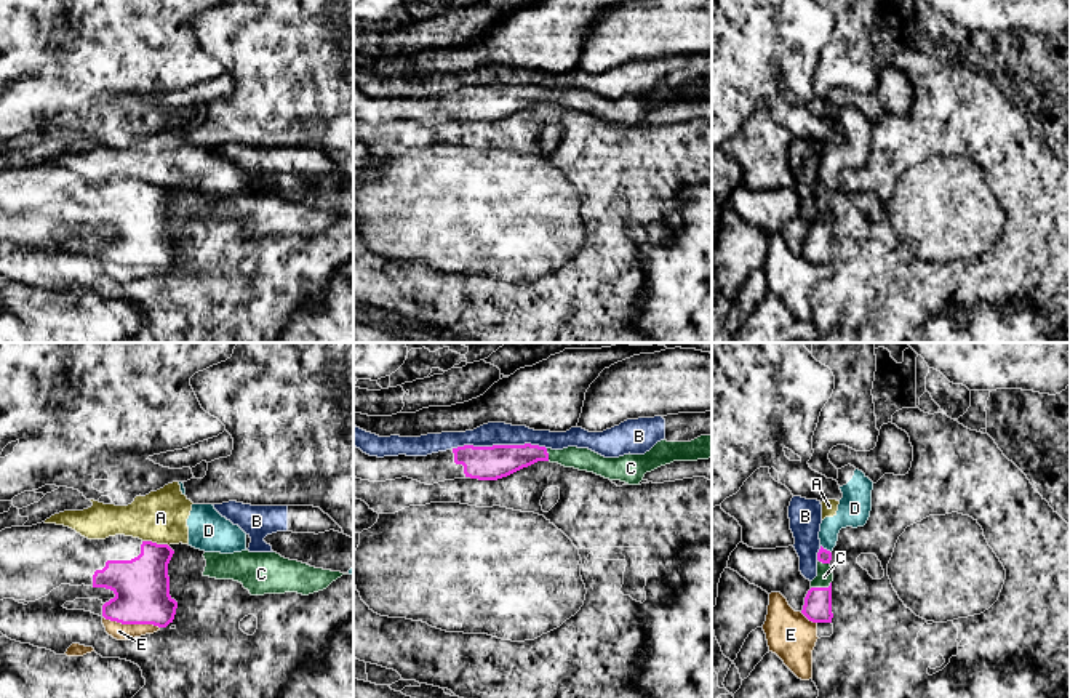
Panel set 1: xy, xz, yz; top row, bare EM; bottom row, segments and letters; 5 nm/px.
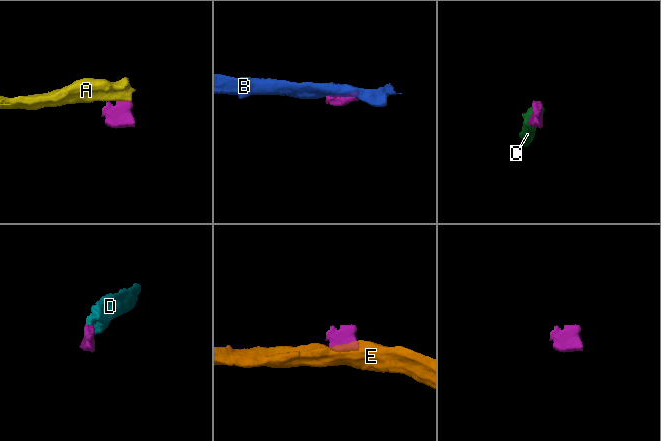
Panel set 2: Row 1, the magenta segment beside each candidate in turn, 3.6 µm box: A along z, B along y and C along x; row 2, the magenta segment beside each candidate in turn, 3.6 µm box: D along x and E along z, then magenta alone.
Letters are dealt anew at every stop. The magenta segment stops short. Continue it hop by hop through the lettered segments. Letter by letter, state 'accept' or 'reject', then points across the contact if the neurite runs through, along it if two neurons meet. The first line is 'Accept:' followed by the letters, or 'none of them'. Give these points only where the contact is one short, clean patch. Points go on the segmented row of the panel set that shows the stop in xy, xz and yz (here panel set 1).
Accept: C
A: reject; border xy (143, 540), (168, 546)
B: reject
C: accept; way yz (818, 604), (821, 588), (824, 577)
D: reject; border yz (821, 545), (830, 553)
E: reject; border xy (104, 617), (122, 623), (152, 623), (159, 628)

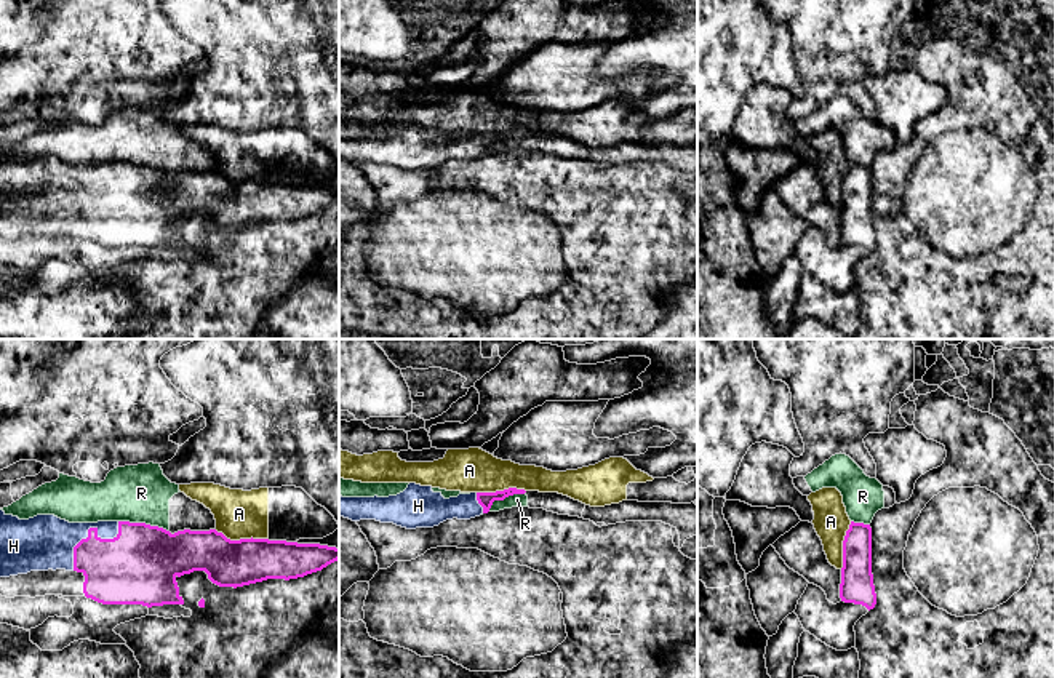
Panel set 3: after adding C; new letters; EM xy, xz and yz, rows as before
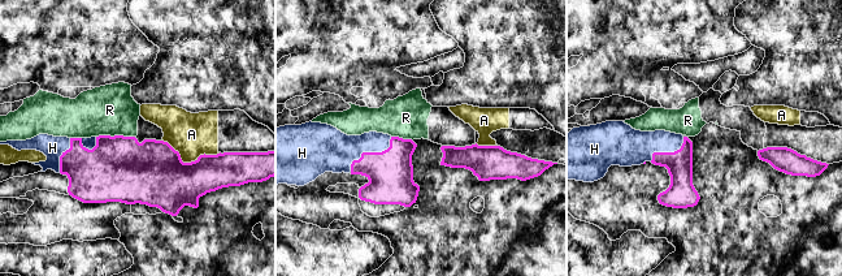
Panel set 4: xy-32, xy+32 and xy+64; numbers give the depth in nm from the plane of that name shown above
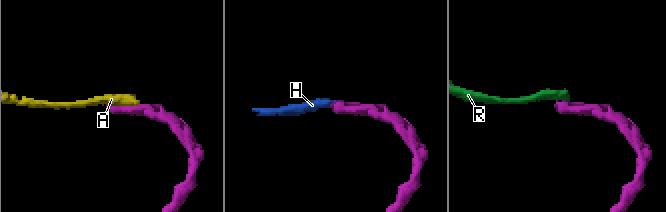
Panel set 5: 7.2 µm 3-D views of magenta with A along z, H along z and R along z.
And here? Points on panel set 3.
Accept: H
A: reject
H: accept; way xy (117, 570), (88, 539), (88, 530), (75, 542), (43, 542)
R: reject; border xy (119, 520), (144, 522), (162, 526), (167, 531)

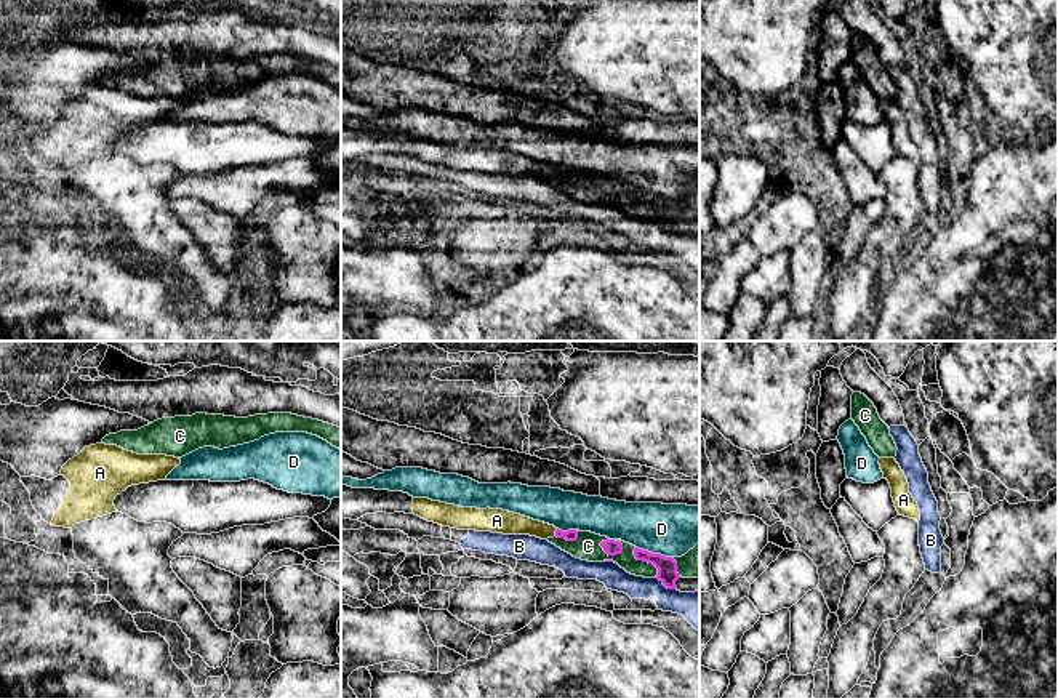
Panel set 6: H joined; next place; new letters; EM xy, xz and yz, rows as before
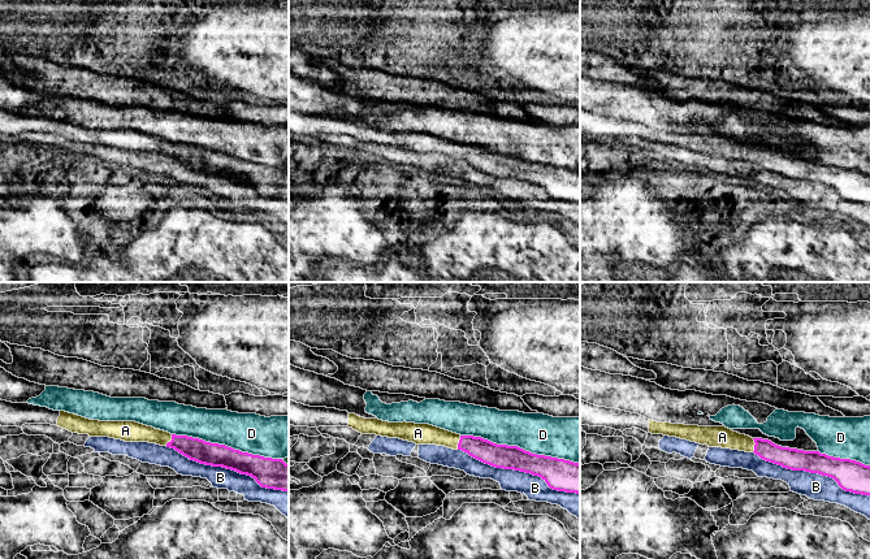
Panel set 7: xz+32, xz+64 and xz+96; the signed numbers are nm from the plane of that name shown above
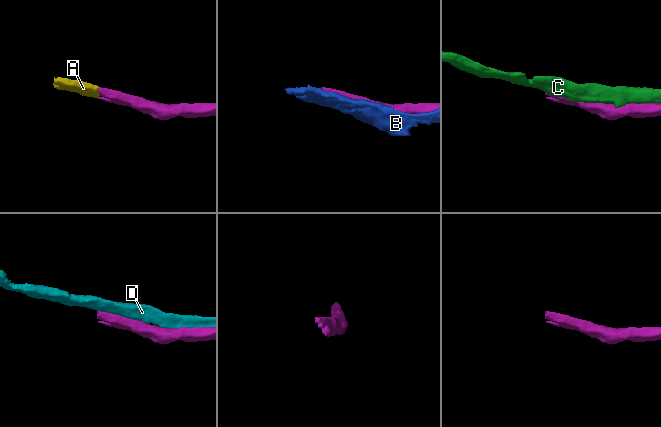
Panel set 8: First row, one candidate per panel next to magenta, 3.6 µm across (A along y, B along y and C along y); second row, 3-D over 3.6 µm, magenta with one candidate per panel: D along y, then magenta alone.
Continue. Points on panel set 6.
Accept: A
A: accept
B: reject
C: reject
D: reject

